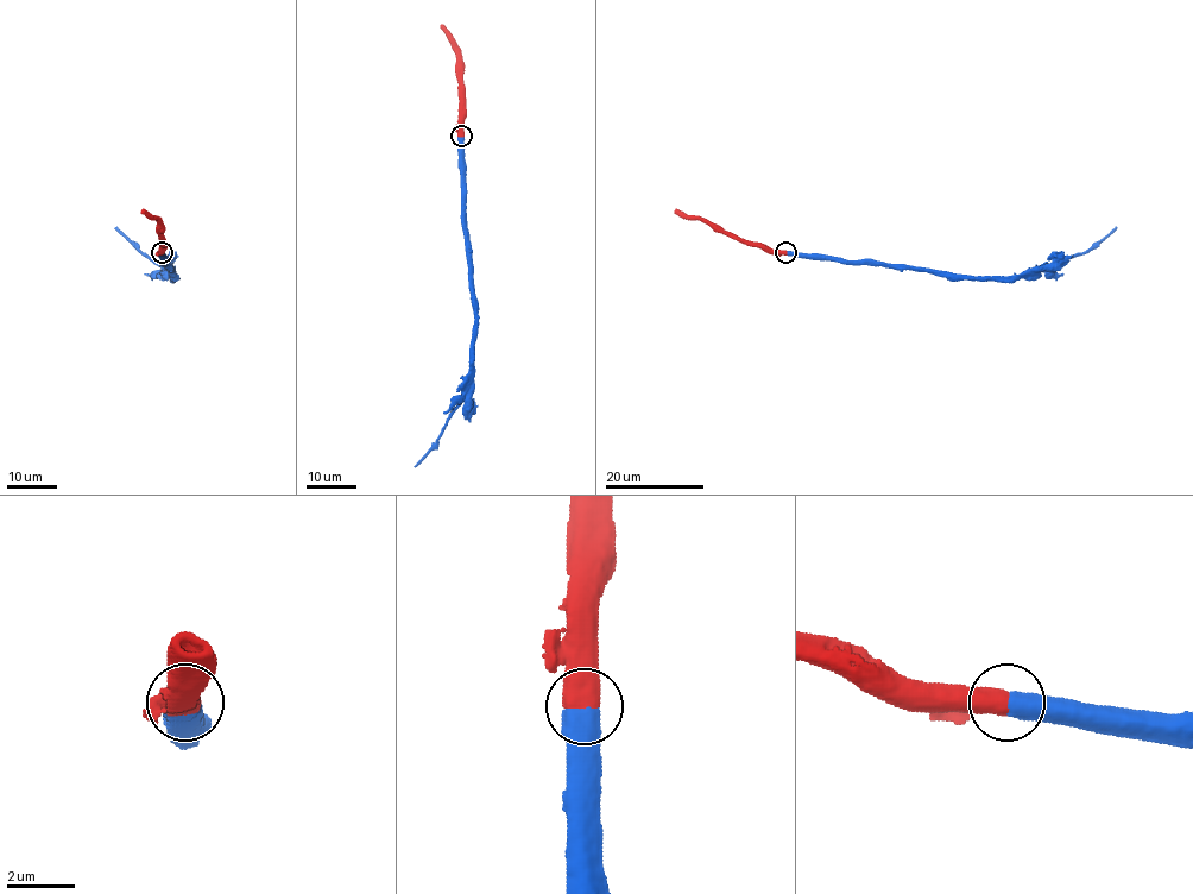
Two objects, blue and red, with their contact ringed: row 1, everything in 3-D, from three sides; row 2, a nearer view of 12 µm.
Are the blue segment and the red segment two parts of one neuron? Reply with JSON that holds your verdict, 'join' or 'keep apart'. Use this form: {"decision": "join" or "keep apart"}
{"decision": "join"}

